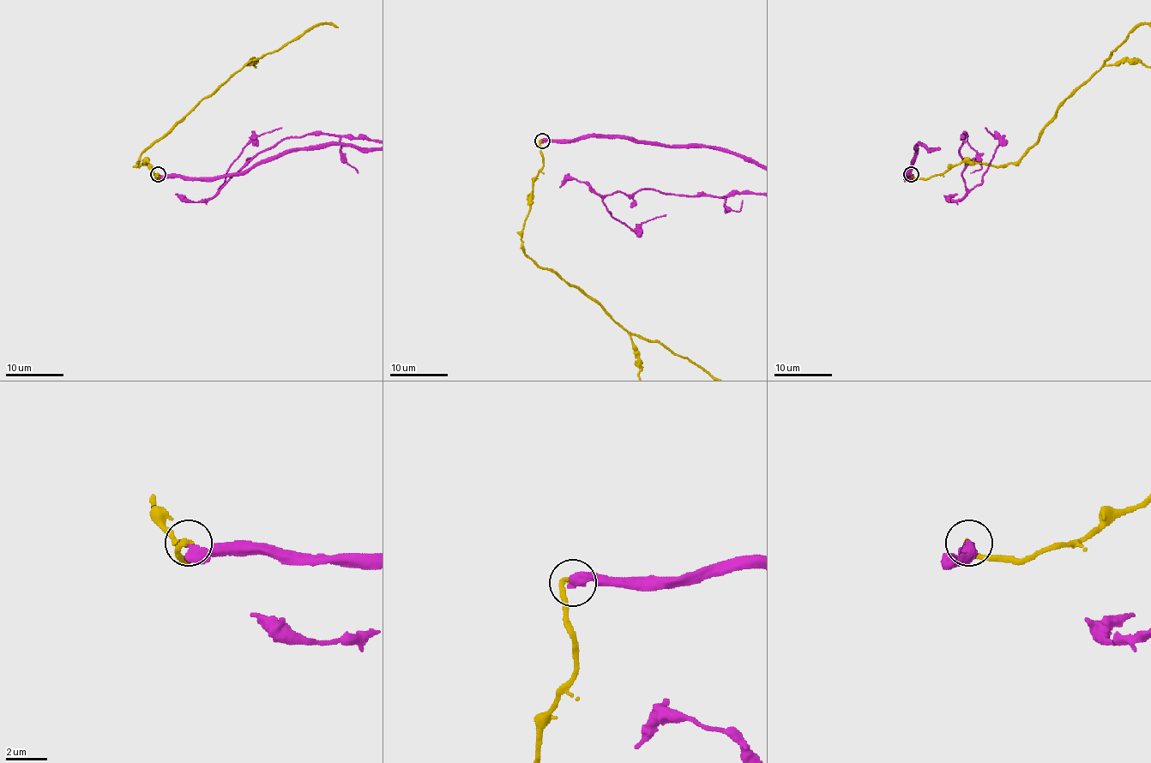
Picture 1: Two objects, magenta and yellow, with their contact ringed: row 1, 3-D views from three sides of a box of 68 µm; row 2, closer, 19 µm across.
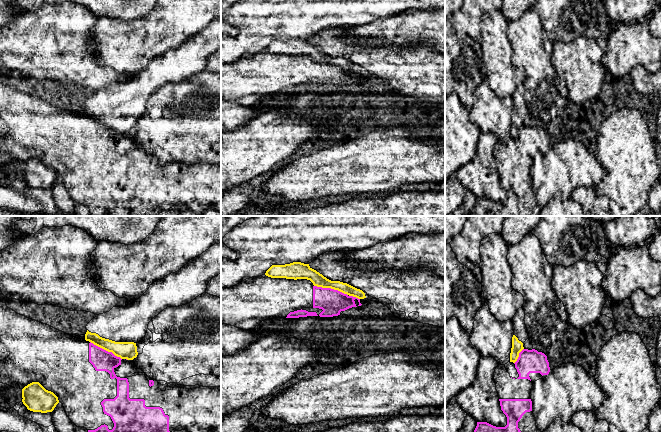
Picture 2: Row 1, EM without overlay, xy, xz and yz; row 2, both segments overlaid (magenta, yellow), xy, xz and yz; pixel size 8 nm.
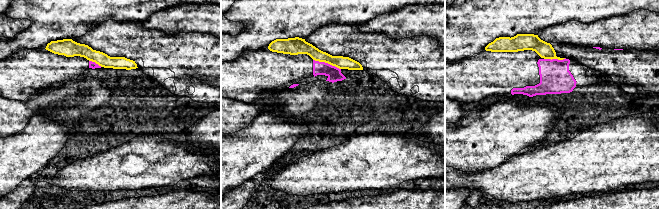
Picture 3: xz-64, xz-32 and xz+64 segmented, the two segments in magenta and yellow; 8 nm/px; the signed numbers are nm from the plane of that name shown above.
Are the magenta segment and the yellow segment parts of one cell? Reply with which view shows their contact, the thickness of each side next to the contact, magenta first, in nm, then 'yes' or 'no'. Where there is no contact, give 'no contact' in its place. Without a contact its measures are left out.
contact in xz; calibres 200 and 120 nm; no

